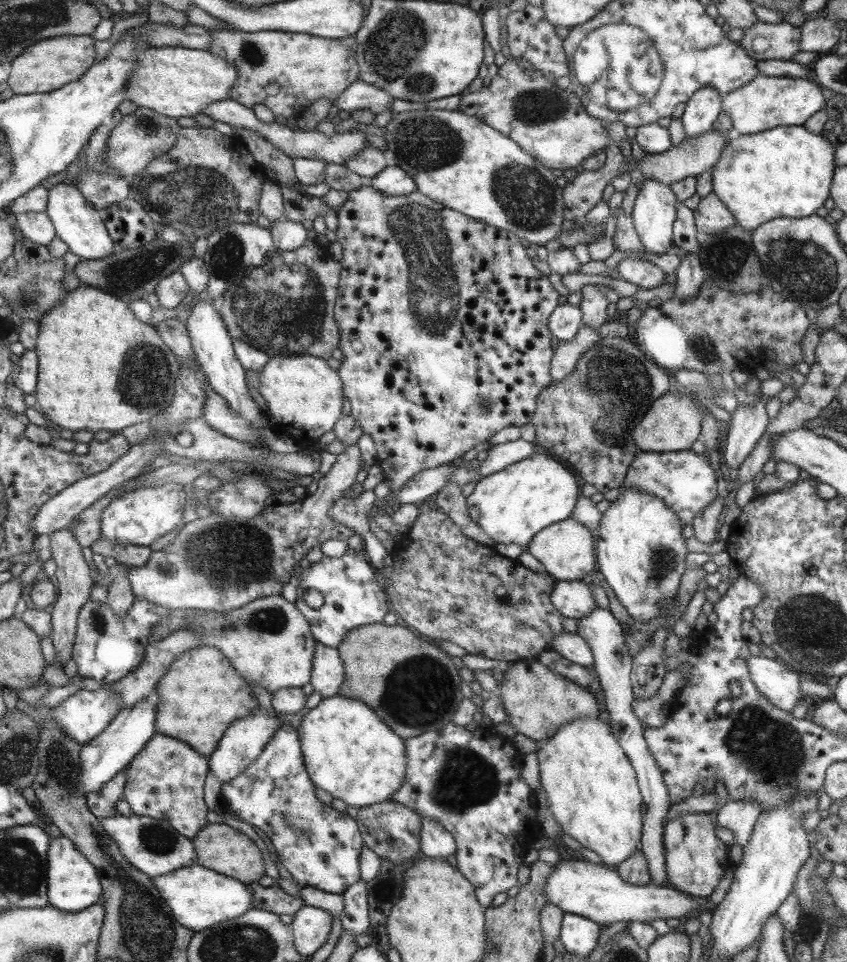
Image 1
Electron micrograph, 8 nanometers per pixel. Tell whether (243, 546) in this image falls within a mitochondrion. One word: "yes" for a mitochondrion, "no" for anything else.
yes

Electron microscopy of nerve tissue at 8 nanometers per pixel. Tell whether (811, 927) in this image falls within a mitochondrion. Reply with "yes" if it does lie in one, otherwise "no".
no

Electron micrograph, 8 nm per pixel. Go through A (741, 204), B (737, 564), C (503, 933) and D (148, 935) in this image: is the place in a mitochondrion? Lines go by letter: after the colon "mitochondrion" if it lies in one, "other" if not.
A: other
B: other
C: mitochondrion
D: mitochondrion

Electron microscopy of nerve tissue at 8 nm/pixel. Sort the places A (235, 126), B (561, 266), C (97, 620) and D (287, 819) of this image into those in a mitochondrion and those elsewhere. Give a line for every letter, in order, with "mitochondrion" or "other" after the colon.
A: other
B: other
C: mitochondrion
D: mitochondrion

